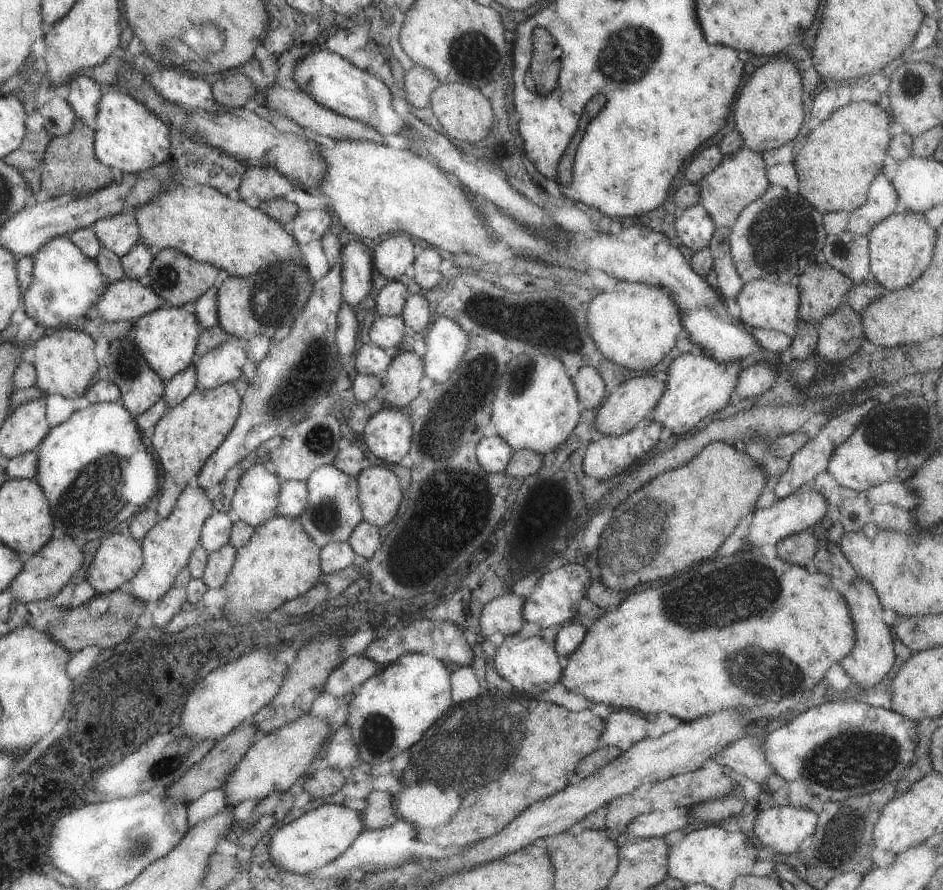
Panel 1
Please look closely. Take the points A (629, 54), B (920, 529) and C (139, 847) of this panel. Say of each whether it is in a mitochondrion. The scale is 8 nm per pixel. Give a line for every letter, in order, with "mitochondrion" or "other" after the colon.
A: mitochondrion
B: other
C: mitochondrion

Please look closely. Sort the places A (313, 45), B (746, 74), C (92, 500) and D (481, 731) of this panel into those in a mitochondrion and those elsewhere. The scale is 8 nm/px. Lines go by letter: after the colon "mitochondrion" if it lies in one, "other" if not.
A: other
B: other
C: mitochondrion
D: mitochondrion

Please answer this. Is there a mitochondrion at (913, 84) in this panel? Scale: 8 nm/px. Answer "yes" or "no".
yes

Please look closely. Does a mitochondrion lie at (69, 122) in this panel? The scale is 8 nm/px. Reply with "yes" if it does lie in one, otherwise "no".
no

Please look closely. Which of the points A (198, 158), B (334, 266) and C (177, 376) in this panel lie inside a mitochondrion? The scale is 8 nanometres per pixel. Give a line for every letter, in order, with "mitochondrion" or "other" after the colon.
A: mitochondrion
B: other
C: other

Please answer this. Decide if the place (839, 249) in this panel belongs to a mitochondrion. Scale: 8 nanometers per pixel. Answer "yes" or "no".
yes

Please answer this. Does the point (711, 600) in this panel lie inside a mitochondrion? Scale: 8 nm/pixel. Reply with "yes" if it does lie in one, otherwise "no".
yes

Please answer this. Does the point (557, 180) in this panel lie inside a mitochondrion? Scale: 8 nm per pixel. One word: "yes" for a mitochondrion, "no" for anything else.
no

